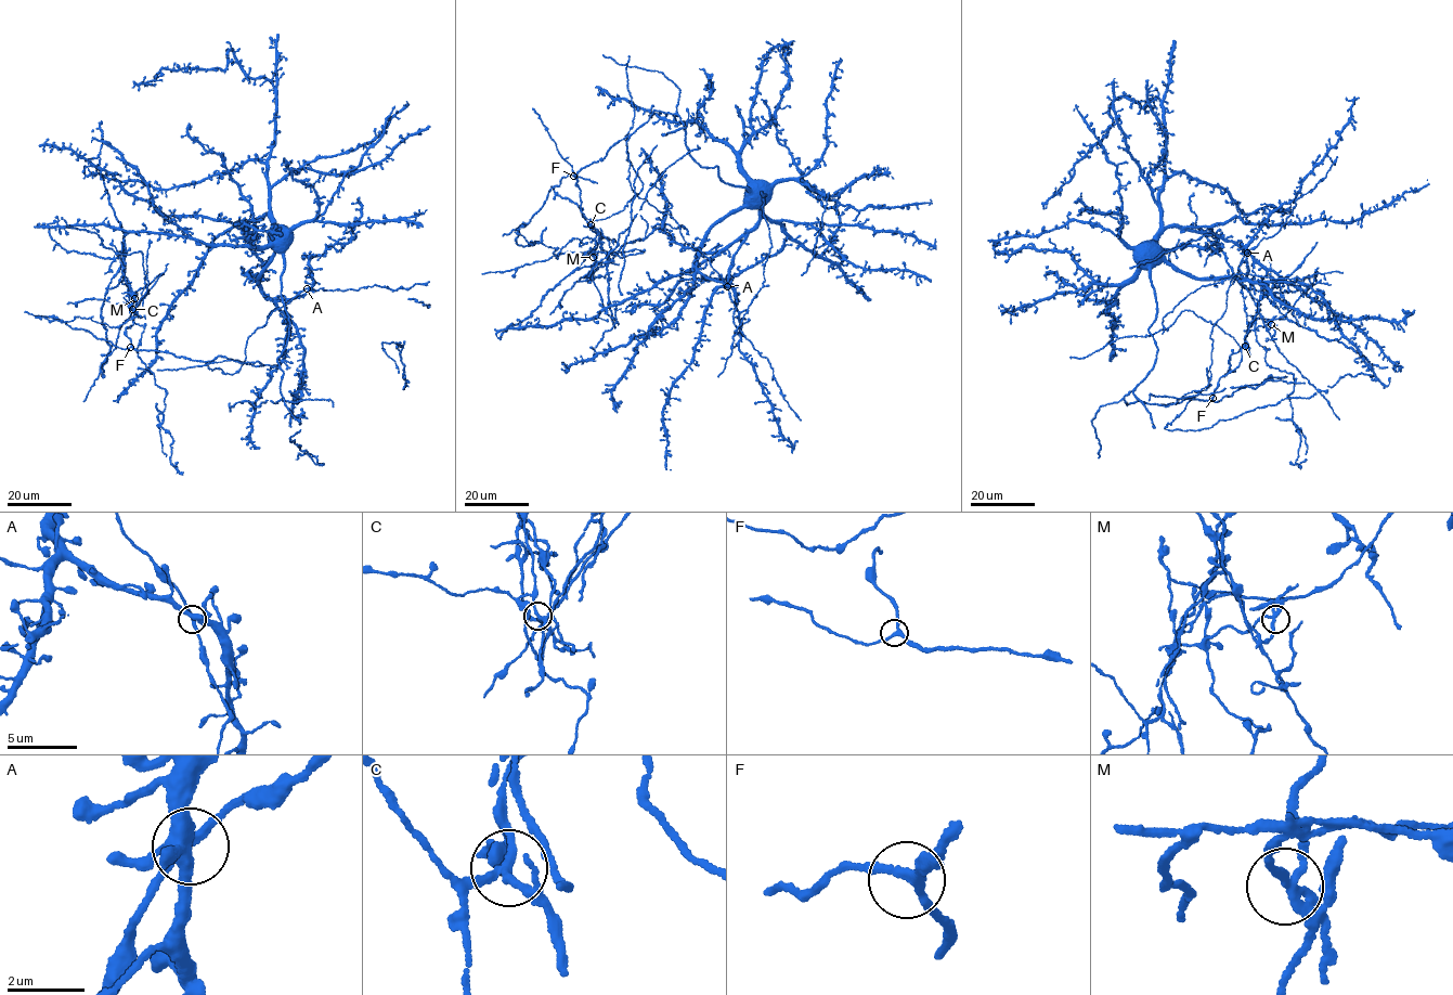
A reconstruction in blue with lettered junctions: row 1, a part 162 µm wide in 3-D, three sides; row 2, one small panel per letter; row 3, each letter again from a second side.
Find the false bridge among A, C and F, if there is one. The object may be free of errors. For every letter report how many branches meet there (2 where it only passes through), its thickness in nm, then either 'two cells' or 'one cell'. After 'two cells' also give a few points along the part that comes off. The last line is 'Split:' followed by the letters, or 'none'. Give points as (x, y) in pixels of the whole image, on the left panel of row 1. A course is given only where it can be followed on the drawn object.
A: 3 | 170 nm | one cell
C: 3 | 190 nm | two cells | (132, 309), (130, 293), (129, 311), (144, 327), (138, 356), (165, 390), (158, 416), (177, 468), (171, 463)
F: 3 | 220 nm | one cell
Split: C

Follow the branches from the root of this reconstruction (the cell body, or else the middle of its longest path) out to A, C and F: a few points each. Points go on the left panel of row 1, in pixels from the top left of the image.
A: (279, 233), (272, 236), (274, 253), (262, 267), (258, 285), (267, 295), (277, 300), (298, 296), (307, 288)
C: (279, 233), (273, 243), (284, 261), (281, 297), (289, 324), (279, 367), (138, 351), (126, 335), (132, 309)
F: (279, 233), (273, 243), (284, 261), (281, 297), (289, 324), (279, 367), (219, 356), (190, 360), (130, 347)

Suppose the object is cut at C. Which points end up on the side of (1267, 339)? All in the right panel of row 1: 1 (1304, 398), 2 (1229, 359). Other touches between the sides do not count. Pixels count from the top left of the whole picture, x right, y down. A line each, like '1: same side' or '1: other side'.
1: other side
2: same side

